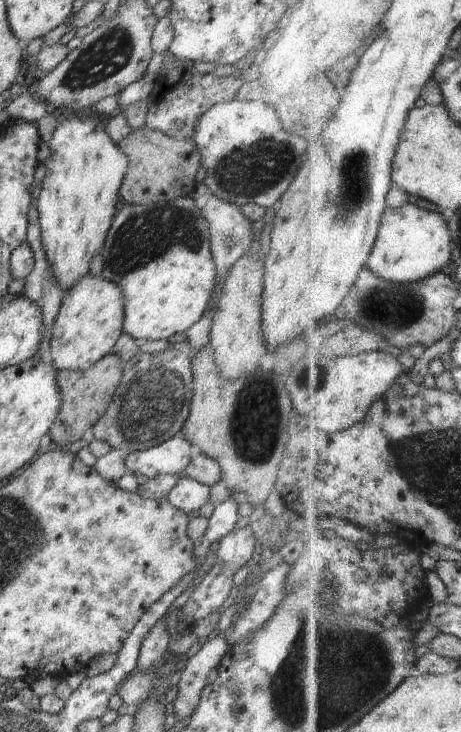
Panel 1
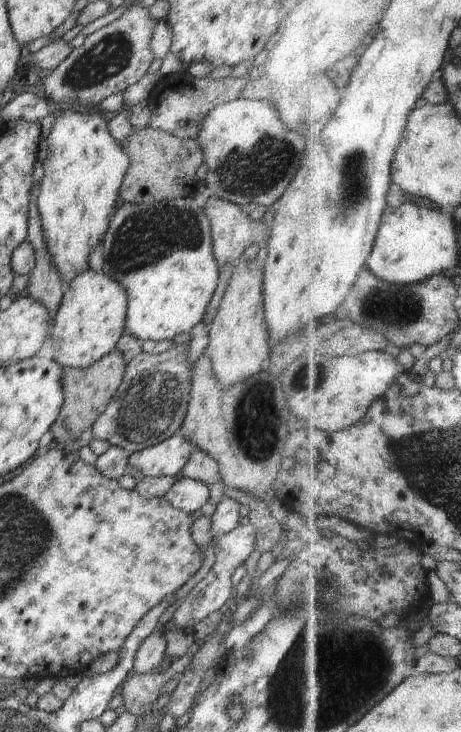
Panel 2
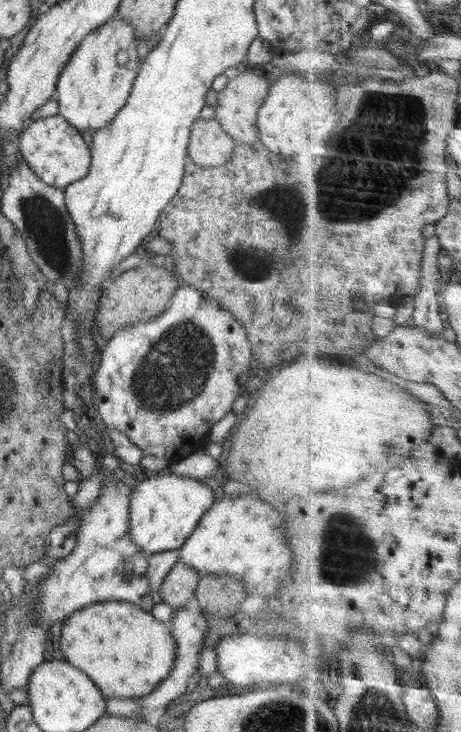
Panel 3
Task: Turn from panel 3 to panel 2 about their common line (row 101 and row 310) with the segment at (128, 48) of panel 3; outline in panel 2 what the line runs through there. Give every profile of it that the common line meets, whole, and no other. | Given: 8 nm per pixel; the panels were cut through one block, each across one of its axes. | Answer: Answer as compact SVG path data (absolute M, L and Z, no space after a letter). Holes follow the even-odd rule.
M91 270L80 272L64 291L60 308L53 318L50 332L49 355L60 368L90 368L106 356L125 331L126 290L106 276L104 272Z

